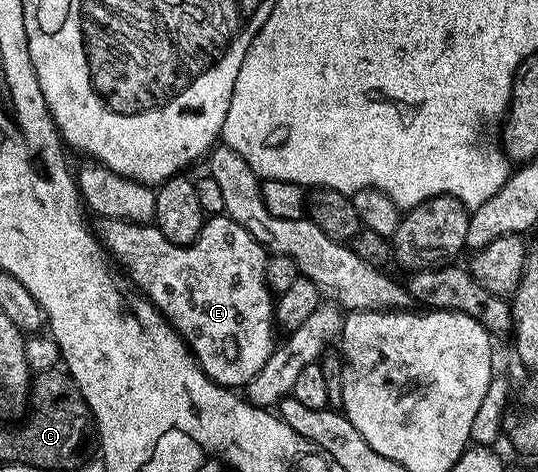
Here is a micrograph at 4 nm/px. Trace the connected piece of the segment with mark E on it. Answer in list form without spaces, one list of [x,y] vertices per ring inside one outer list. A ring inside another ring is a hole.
[[[225,216],[207,217],[198,238],[189,246],[172,244],[153,224],[98,218],[92,229],[111,259],[119,267],[130,269],[128,277],[131,283],[177,330],[202,371],[216,384],[227,388],[245,388],[256,372],[264,368],[276,345],[276,298],[266,280],[268,252],[247,230],[240,228],[240,224]]]

